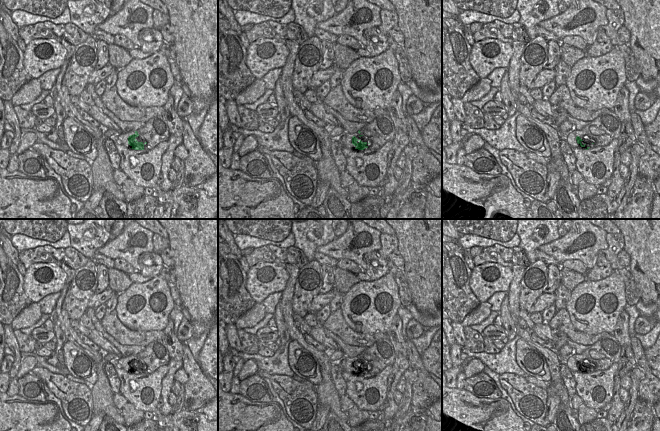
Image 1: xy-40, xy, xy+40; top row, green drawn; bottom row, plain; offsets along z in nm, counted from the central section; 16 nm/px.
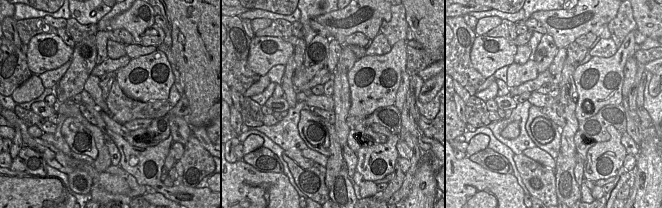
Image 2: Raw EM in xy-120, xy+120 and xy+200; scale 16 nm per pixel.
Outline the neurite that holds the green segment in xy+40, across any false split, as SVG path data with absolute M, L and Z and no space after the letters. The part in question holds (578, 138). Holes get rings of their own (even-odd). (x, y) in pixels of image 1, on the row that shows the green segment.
M573 130L566 135L565 140L571 148L588 150L594 143L591 144L585 140L582 140L581 138L583 136L584 133L582 130Z

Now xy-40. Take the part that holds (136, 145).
M131 131L127 133L119 133L117 139L119 142L127 148L131 148L134 150L144 150L145 144L143 142L138 142L135 138L138 137L139 134L137 131Z

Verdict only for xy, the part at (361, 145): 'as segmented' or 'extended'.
extended

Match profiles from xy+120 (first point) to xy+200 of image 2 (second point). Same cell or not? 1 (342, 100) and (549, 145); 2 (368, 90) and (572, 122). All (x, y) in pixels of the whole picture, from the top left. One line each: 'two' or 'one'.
1: two
2: two

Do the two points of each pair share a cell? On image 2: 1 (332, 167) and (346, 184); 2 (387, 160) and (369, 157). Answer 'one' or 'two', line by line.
1: two
2: one

